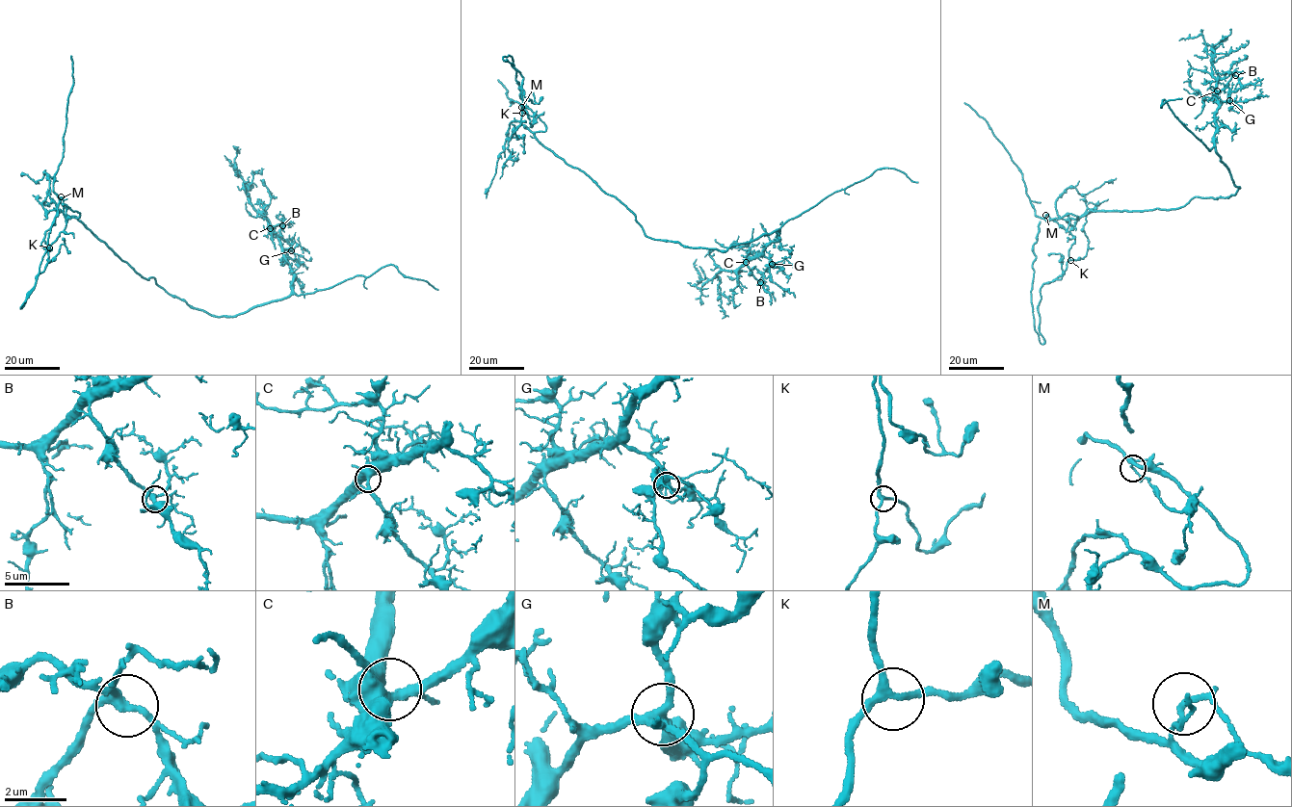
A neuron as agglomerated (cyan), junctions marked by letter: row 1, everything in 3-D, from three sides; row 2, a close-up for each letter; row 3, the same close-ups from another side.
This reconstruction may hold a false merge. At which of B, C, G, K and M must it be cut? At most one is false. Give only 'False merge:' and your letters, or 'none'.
False merge: M

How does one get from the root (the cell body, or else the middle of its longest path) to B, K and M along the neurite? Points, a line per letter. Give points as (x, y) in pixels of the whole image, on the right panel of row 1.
B: (1136, 211), (1174, 209), (1196, 196), (1236, 193), (1239, 187), (1216, 151), (1214, 138), (1216, 92), (1235, 75)
K: (1136, 211), (1091, 210), (1076, 219), (1069, 214), (1048, 221), (1045, 215), (1075, 238), (1070, 260)
M: (1136, 211), (1091, 210), (1076, 219), (1078, 216), (1069, 214), (1048, 221), (1045, 215)

